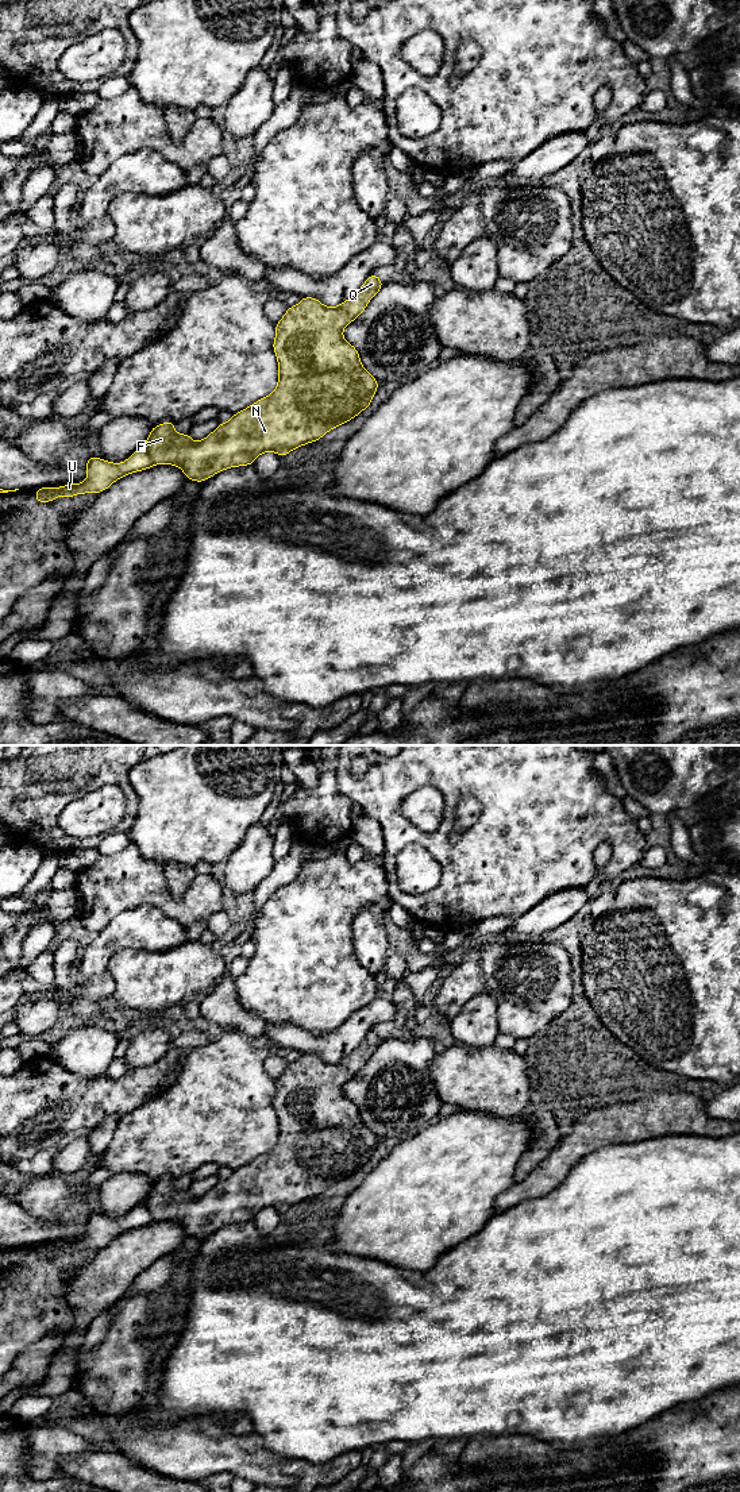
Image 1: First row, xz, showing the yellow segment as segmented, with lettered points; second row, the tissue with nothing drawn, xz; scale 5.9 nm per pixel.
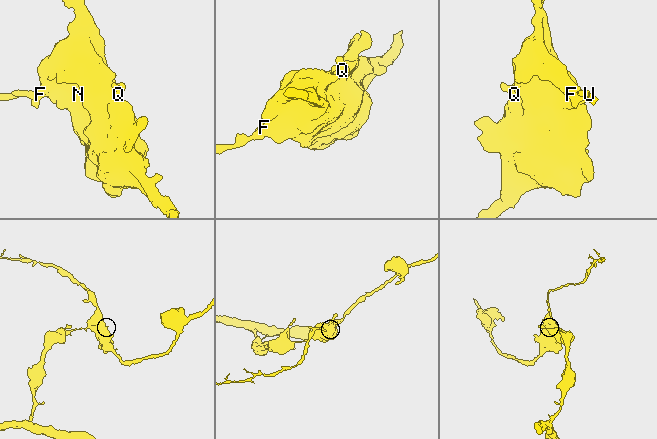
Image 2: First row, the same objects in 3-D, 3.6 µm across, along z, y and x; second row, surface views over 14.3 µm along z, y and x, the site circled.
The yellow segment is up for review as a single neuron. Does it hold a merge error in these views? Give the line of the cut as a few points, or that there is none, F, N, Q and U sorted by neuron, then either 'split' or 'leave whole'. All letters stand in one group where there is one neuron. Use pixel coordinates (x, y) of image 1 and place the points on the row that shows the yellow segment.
cut xz (143, 447), (155, 463); groups F N Q / U; split

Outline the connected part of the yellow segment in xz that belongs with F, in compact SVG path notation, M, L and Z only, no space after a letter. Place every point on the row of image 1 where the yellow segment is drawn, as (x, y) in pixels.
M373 273L359 290L338 307L325 307L315 297L302 297L294 307L288 307L282 319L275 323L273 350L278 361L277 388L265 398L255 401L246 409L234 413L227 423L200 442L193 442L189 433L177 433L176 423L166 421L151 428L143 448L155 464L173 464L180 467L186 479L204 482L215 474L231 469L254 464L262 452L275 452L284 458L290 451L321 439L328 431L348 423L363 412L373 401L379 383L361 362L358 350L342 335L343 329L352 323L369 305L370 300L381 290L384 282Z

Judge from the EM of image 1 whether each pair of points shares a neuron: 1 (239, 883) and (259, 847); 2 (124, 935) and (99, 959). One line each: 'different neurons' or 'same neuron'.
1: same neuron
2: same neuron

